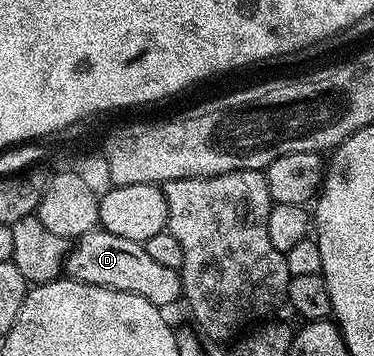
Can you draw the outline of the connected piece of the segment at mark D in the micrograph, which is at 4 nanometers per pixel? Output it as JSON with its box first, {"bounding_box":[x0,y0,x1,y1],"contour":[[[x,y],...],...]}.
{"bounding_box":[64,230,184,310],"contour":[[[103,230],[87,232],[69,247],[64,272],[67,279],[83,284],[122,290],[126,294],[138,294],[161,310],[168,310],[175,300],[179,301],[184,291],[177,269],[161,266],[155,258],[150,258],[143,244],[130,238],[118,238],[118,234]]]}

